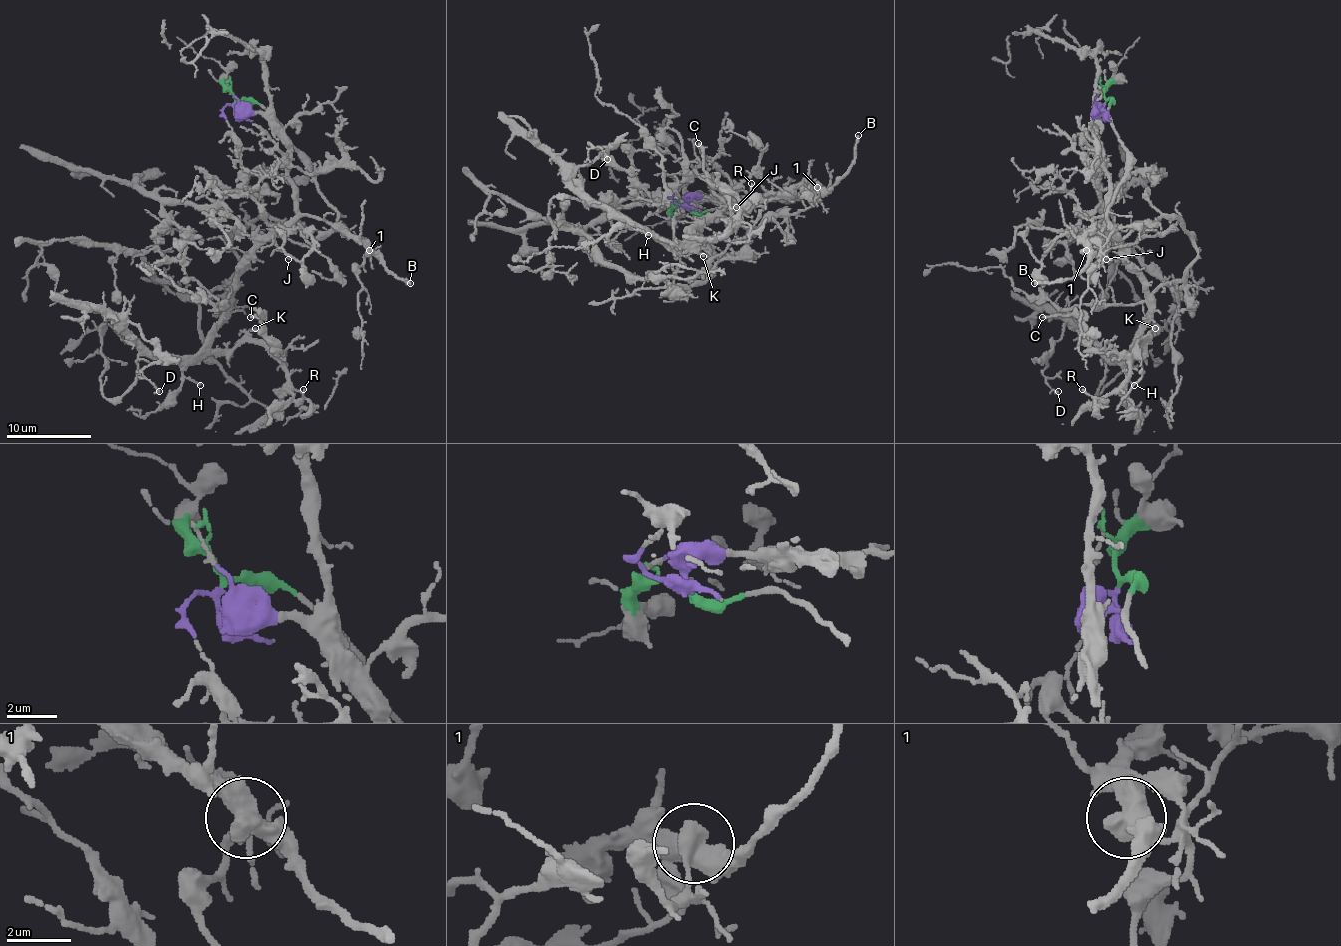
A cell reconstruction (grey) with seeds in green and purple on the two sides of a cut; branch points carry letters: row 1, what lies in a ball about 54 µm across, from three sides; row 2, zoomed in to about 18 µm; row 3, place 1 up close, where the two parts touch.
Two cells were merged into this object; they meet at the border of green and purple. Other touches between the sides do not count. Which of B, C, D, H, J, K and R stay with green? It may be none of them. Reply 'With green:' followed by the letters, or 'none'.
With green: none

